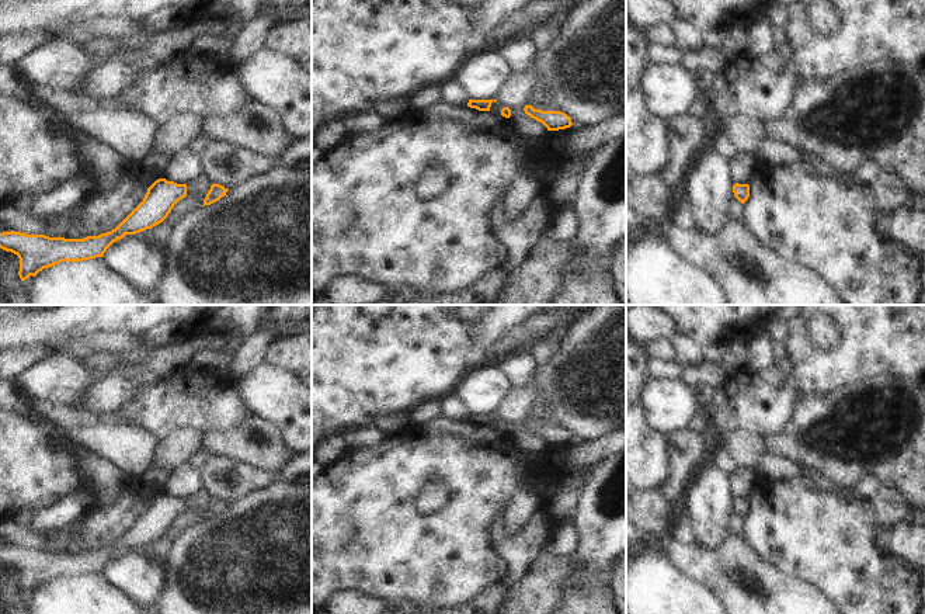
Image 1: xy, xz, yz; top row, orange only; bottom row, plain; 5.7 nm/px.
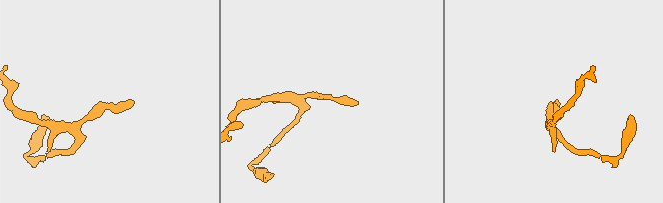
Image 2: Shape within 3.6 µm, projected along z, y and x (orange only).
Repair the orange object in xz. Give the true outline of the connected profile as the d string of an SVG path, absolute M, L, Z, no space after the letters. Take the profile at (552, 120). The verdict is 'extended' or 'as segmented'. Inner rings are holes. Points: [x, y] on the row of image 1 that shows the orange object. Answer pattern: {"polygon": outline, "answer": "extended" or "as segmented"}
{"polygon": "M525 105L525 114L542 122L547 131L566 129L573 125L570 117L561 111L542 111L535 110L532 105Z", "answer": "as segmented"}

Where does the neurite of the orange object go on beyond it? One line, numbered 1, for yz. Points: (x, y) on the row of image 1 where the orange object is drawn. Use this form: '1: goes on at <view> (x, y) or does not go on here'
1: does not go on here

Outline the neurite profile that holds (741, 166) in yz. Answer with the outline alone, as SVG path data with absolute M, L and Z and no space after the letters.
M737 152L730 160L730 171L734 183L748 184L754 176L757 163L757 157Z

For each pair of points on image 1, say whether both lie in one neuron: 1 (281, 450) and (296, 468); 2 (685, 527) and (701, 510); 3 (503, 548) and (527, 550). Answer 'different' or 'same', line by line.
1: different
2: different
3: same

